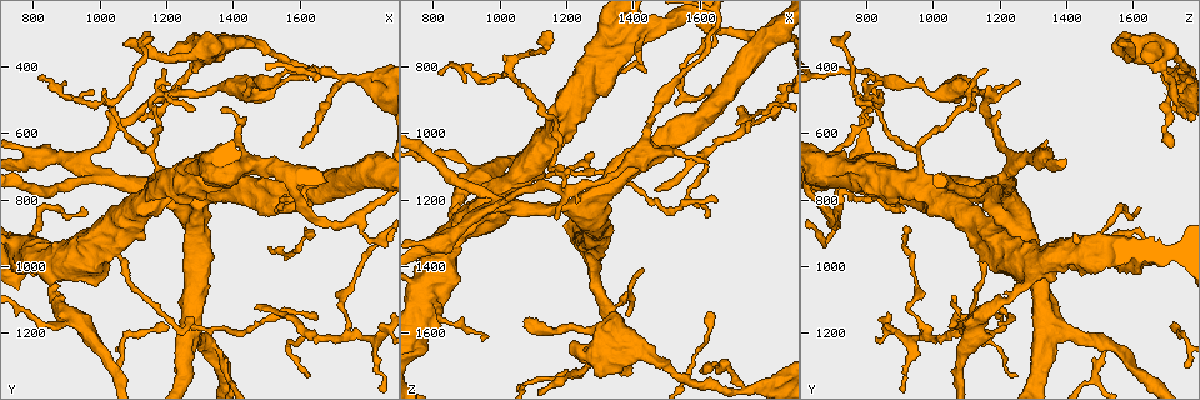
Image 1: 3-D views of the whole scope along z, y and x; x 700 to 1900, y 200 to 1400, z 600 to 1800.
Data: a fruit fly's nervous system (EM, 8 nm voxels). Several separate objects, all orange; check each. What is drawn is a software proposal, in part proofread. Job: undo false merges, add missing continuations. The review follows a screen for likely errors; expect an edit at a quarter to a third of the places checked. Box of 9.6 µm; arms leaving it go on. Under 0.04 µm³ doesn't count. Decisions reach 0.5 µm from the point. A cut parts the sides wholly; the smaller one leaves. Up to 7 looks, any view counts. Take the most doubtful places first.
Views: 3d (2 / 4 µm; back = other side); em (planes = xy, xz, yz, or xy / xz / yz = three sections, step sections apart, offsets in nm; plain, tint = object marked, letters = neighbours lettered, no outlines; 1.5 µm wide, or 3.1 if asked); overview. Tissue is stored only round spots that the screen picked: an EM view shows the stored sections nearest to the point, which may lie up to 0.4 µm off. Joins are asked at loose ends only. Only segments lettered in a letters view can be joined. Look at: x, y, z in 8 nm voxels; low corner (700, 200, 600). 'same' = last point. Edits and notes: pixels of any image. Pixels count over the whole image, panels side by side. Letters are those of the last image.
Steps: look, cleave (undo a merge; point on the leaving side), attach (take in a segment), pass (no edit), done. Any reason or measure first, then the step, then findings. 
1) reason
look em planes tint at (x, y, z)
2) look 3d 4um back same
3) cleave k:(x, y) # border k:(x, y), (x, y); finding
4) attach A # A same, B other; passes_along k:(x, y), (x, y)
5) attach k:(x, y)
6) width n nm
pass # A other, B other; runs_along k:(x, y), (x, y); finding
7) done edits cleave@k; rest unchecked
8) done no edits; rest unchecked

look 3d 4um back at (1070, 330, 1550)

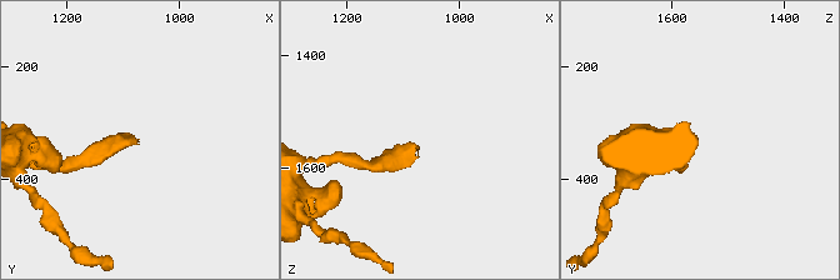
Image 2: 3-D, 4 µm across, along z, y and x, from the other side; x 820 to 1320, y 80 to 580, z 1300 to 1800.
shape alone is not enough
look em xy step 4 letters at (1075, 325, 1555)

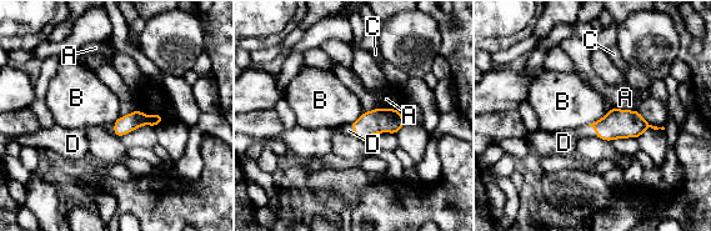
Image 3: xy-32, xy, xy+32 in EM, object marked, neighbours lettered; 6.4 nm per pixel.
look em planes letters same

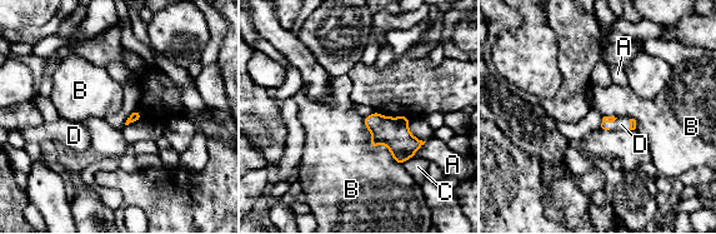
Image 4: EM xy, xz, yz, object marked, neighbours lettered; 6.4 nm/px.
attach D # A other, B other, C other, D same; passes_along 4:(606, 119), (609, 123), (621, 124); the neuron continues

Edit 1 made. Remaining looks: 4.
look overview

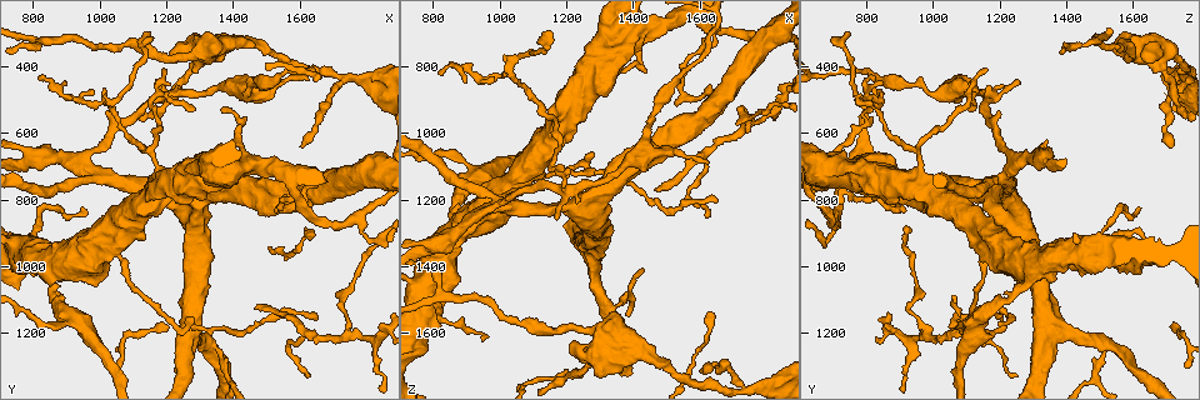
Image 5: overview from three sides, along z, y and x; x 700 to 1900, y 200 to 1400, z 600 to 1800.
sudden change in width
look em xy step 4 letters at (1340, 1240, 1540)

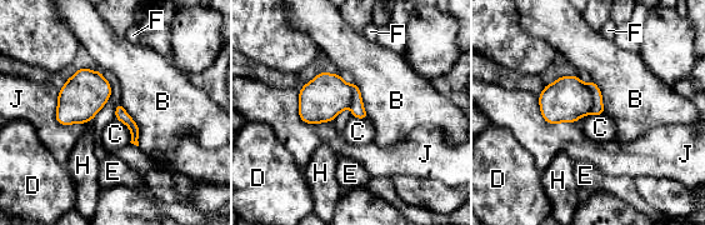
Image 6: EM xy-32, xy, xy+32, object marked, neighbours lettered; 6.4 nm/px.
width 120 nm
cleave 6:(565, 100) # B other, C other, D other, E other, F other, H other, J other; border 6:(585, 84), (591, 94), (590, 113); two neurons meet here

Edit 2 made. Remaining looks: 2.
look overview

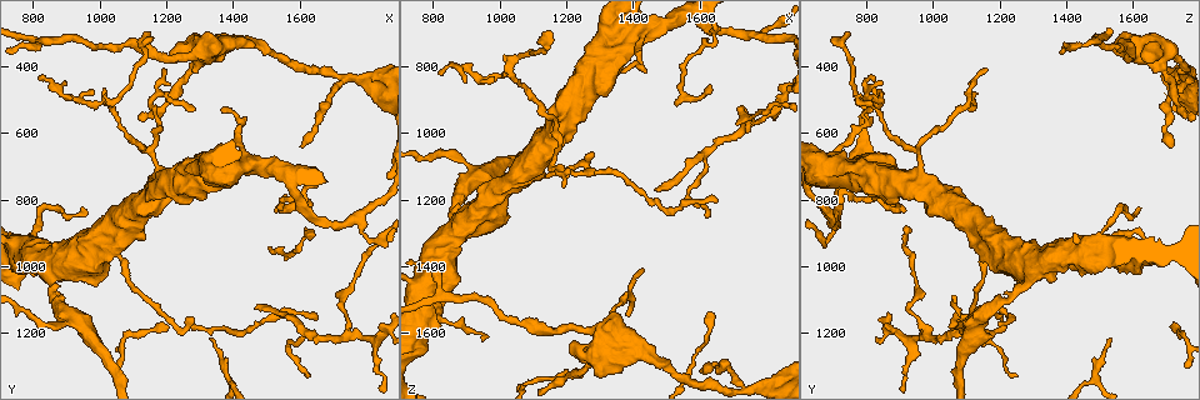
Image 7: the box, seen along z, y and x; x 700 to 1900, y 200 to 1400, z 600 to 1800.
tapers out
look em planes letters at (1660, 1160, 1220)

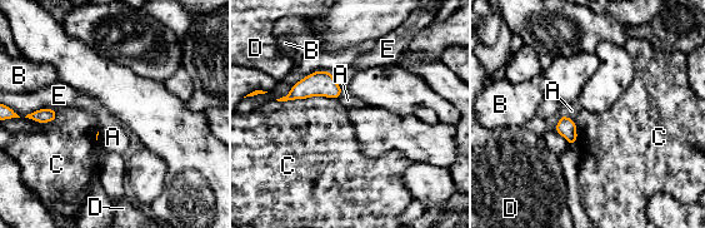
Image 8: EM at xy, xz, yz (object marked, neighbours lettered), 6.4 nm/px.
longest_contact C 400 nm
pass # A other, B other, C other, D other, E other; no lettered segment goes on from it

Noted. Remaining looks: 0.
done edits attach@4, cleave@6; rest unchecked

